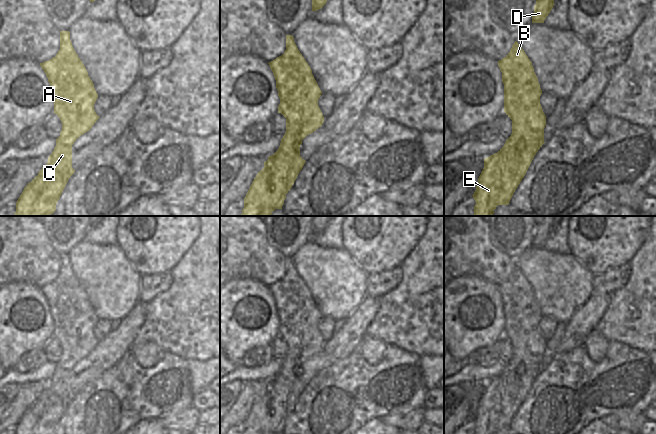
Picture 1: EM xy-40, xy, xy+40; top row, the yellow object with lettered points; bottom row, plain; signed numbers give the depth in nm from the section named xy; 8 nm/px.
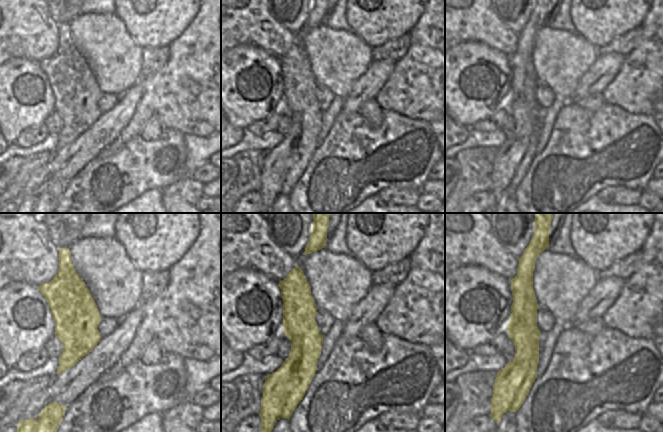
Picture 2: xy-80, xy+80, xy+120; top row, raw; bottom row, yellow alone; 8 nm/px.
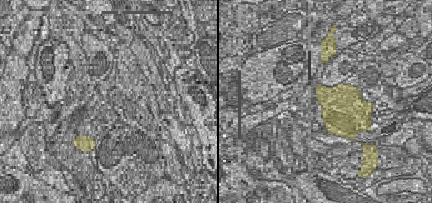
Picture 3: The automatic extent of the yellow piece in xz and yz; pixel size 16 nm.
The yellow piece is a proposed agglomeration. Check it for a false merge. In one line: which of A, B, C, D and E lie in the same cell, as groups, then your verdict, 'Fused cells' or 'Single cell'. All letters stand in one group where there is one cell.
Groups: A B / C D E. Fused cells

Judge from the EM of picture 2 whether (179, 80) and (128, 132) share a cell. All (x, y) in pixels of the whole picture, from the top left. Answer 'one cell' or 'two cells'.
one cell

